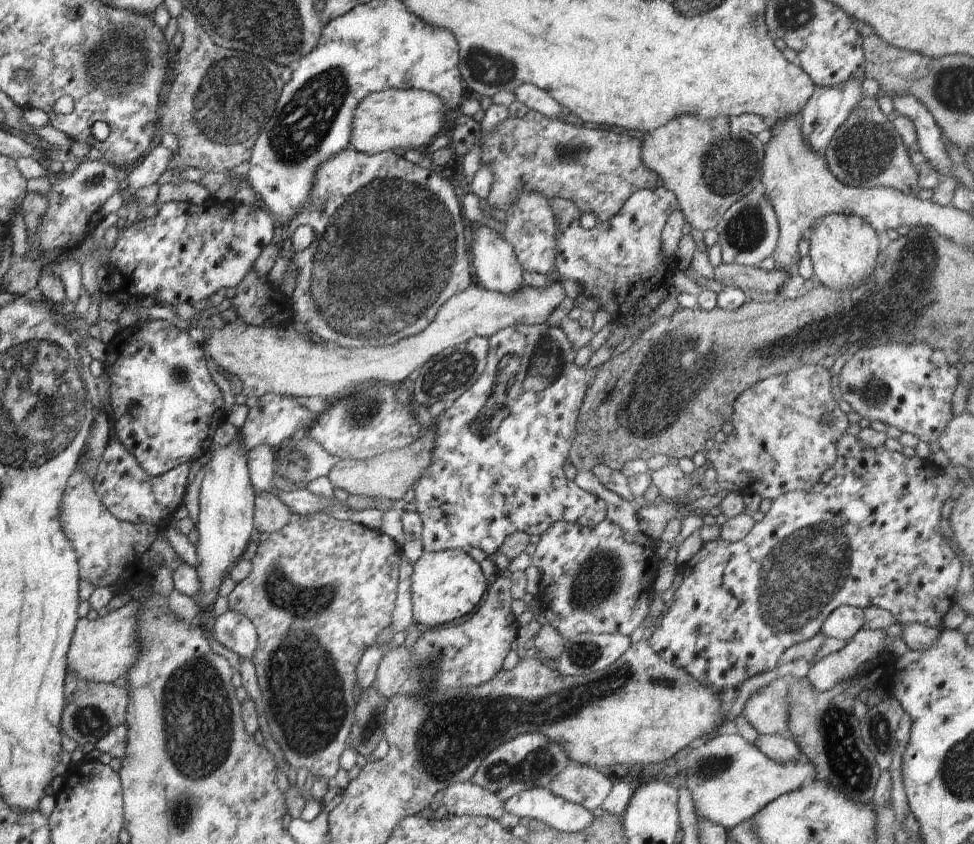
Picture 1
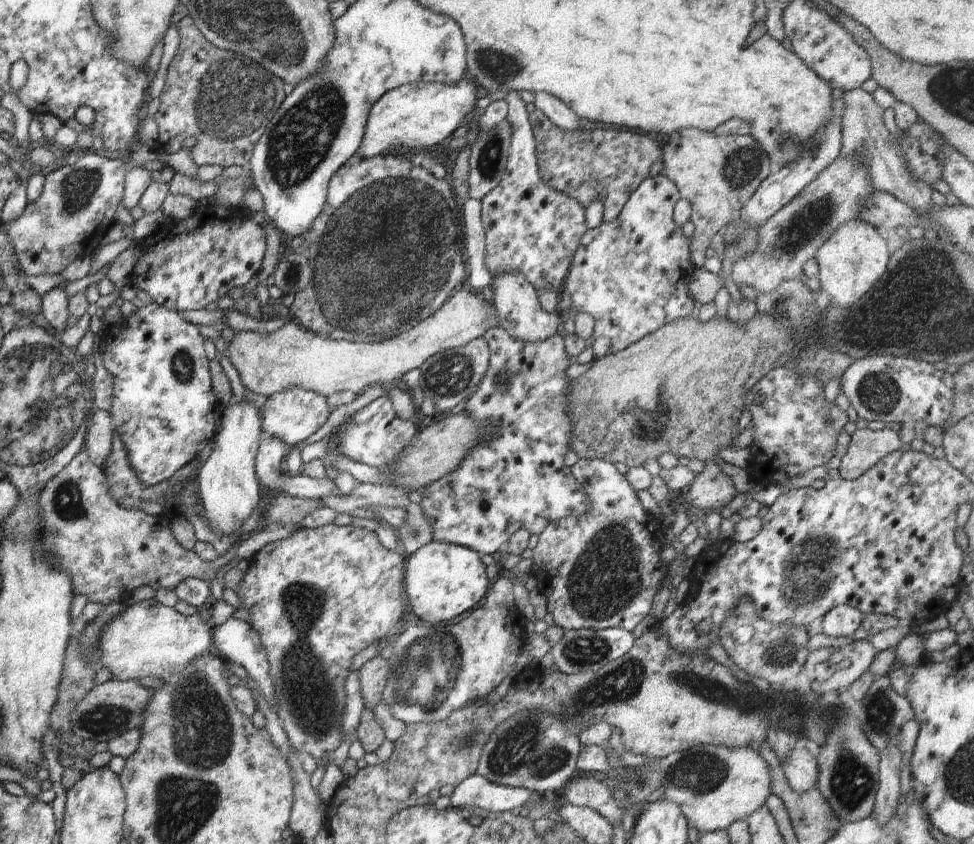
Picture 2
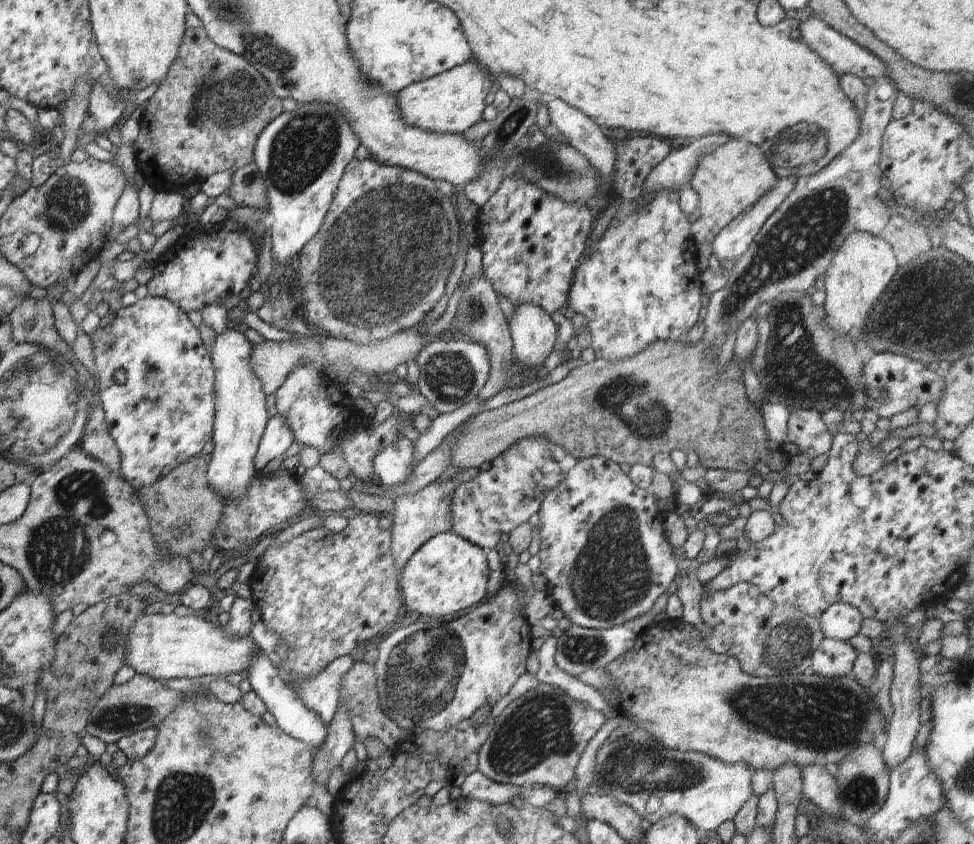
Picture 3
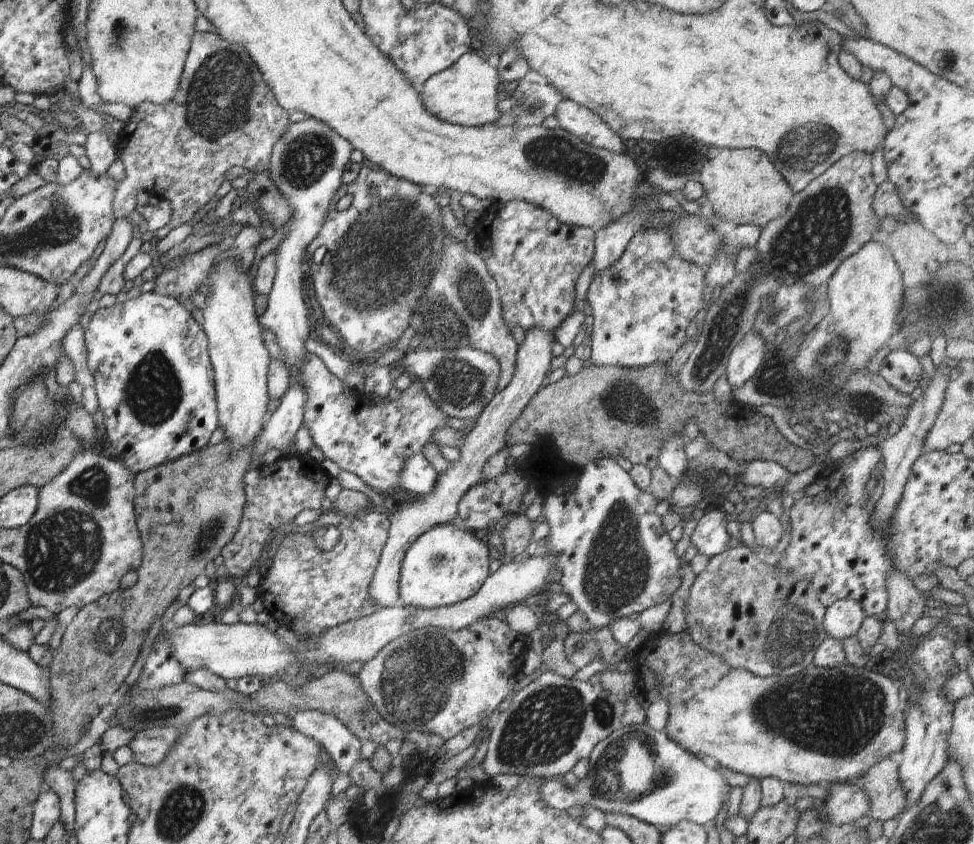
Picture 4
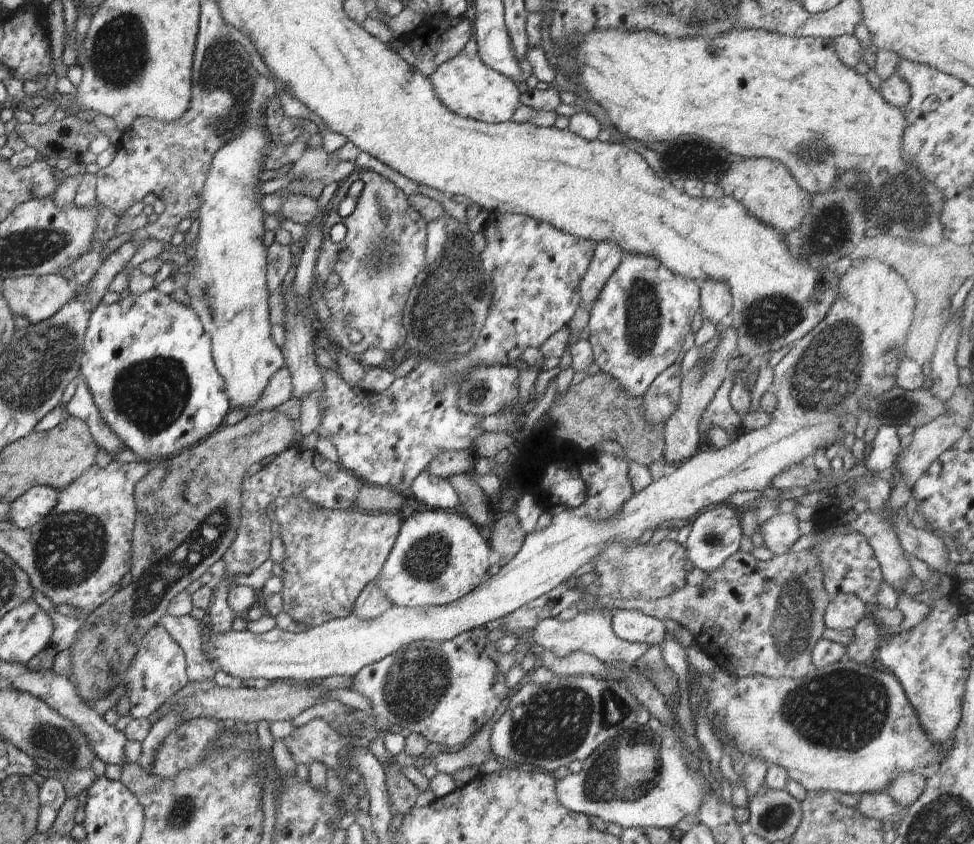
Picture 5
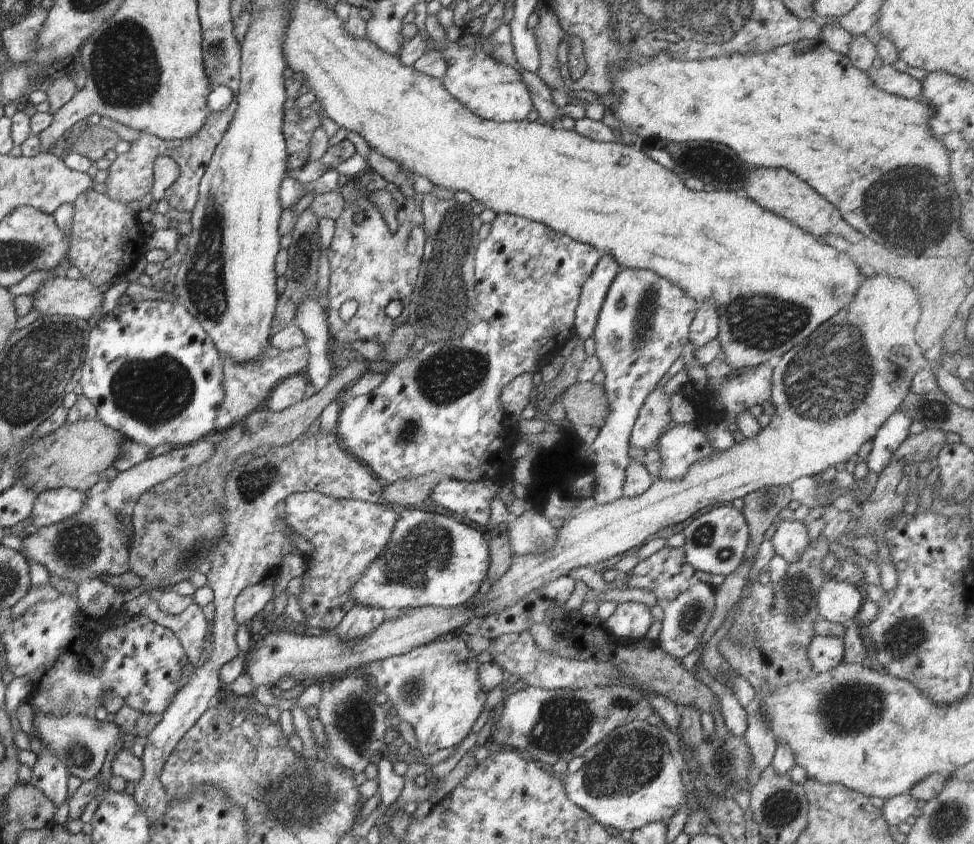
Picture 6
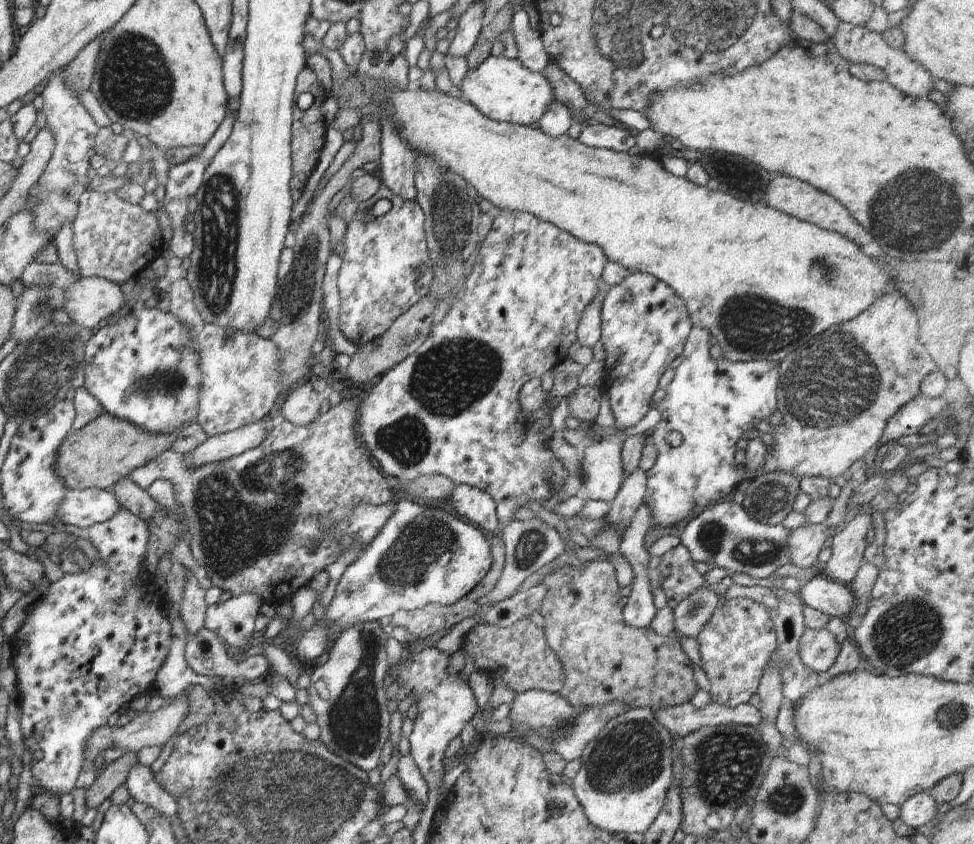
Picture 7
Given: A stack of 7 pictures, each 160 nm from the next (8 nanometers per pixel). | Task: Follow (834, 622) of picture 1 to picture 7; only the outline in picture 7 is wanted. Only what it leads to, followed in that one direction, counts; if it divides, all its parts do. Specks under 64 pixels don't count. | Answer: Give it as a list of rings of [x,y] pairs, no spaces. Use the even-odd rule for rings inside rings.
[[[818,575],[802,583],[800,594],[804,604],[832,618],[835,616],[846,620],[856,606],[850,588],[828,576]]]

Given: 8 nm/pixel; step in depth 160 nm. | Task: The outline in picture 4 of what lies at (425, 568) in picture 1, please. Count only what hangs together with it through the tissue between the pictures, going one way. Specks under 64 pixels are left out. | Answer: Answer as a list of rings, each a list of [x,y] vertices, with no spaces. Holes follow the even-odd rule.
[[[459,523],[432,527],[406,551],[399,580],[404,606],[432,610],[470,598],[489,577],[488,566],[494,554],[485,539],[465,531]]]

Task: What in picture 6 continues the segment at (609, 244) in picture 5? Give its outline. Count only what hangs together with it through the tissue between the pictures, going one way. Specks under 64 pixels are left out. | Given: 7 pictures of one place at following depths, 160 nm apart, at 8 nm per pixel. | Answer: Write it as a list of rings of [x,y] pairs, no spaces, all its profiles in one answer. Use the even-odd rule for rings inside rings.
[[[602,255],[592,274],[582,285],[573,327],[576,334],[584,341],[593,336],[602,303],[609,286],[618,274],[618,266],[620,265],[614,258]]]

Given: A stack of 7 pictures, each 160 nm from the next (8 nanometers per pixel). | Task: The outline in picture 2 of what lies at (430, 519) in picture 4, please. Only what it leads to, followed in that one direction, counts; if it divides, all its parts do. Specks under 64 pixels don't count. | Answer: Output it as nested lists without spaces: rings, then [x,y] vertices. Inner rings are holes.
[[[504,271],[490,276],[491,287],[494,288],[494,304],[499,318],[499,326],[506,329],[510,336],[518,340],[536,342],[543,341],[556,334],[562,313],[547,312],[540,305],[535,288],[516,271]],[[411,502],[405,510],[407,519],[405,525],[397,530],[397,537],[402,544],[405,556],[409,556],[432,541],[432,532],[431,522],[426,520],[420,505]]]

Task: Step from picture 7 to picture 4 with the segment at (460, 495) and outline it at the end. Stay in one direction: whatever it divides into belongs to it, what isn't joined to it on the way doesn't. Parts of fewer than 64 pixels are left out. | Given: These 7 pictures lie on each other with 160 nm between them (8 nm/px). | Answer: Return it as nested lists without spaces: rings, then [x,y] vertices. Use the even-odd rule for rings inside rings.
[[[422,453],[409,456],[401,470],[398,487],[412,492],[412,494],[425,495],[433,491],[439,473],[430,465]]]

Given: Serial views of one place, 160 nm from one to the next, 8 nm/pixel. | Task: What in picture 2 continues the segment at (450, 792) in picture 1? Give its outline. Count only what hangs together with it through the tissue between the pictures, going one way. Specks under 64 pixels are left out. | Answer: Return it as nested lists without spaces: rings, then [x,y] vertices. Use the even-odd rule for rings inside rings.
[[[474,774],[455,786],[450,797],[451,806],[465,809],[480,807],[495,813],[518,811],[521,806],[527,805],[531,792],[528,789],[517,789],[497,785]]]

